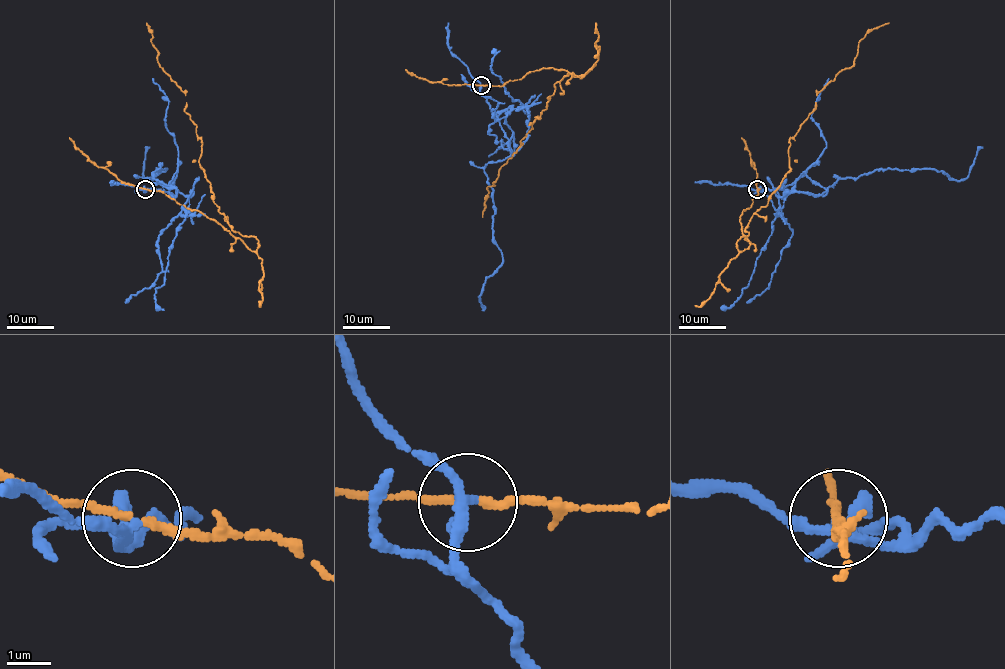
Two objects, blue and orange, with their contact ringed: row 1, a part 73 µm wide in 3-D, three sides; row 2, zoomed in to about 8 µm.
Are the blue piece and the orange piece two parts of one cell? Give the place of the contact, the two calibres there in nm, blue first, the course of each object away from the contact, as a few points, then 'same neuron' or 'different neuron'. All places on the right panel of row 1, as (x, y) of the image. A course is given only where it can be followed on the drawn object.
(757, 189) | 300/170 nm | blue via (757, 189), (825, 194), (839, 179), (858, 177), (877, 169), (937, 169), (952, 180), (962, 180), (982, 147) | orange via (757, 189), (740, 218), (742, 251), (816, 95), (889, 23) | different neuron

